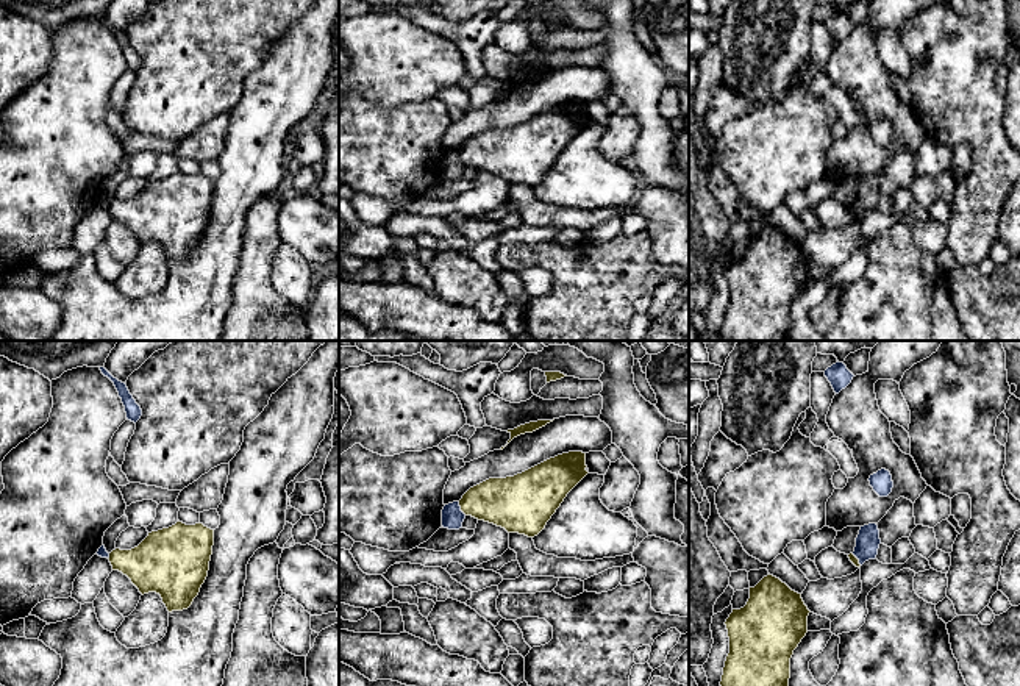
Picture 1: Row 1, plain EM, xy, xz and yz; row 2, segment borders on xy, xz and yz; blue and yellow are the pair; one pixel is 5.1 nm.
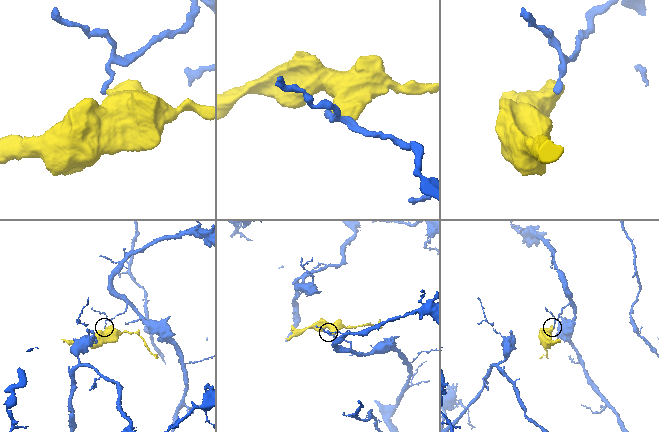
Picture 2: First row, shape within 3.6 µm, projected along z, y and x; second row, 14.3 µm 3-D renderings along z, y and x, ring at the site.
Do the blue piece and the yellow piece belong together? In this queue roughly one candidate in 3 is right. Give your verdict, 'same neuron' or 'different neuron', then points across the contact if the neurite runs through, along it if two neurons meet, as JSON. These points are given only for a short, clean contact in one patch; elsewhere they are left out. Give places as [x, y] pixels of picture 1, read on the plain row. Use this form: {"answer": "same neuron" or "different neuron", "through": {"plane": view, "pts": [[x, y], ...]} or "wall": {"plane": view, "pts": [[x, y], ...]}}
{"answer": "different neuron", "wall": {"plane": "xz", "pts": [[458, 152], [466, 164]]}}

